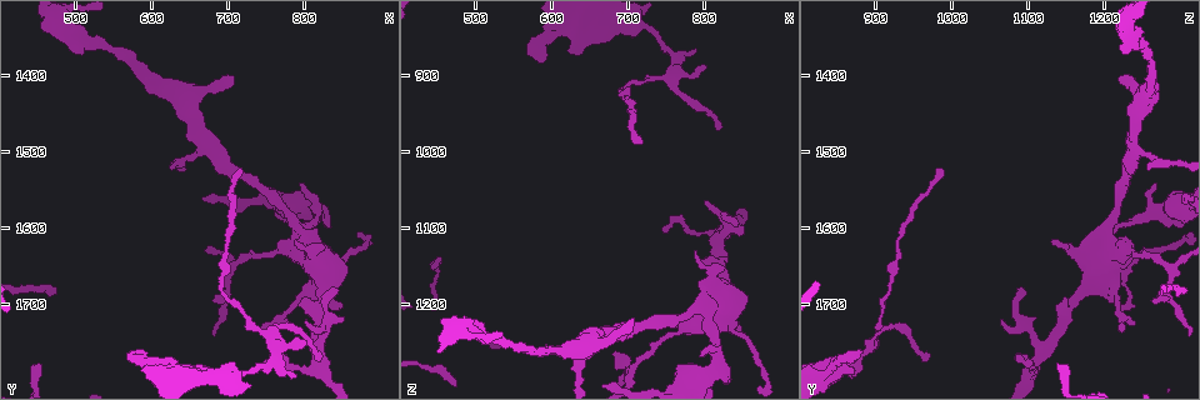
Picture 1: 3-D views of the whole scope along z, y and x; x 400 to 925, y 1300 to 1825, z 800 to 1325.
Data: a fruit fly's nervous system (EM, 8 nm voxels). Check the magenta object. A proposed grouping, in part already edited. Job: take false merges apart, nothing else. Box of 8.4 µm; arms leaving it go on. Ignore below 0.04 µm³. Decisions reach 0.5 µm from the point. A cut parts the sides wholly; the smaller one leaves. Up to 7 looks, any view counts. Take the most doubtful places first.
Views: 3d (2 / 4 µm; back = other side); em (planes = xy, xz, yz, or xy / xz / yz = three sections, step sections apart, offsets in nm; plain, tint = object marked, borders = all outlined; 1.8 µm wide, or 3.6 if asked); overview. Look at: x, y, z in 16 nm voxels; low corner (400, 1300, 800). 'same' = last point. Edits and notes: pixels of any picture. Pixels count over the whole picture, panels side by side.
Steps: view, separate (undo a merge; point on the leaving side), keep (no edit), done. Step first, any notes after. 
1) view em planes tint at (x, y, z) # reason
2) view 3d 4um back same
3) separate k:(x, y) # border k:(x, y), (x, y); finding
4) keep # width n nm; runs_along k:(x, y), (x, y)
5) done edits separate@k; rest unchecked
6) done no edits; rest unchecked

view em yz step 16 tint at (800, 1635, 1215)

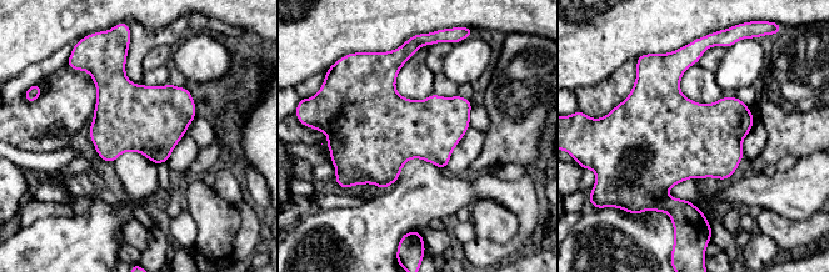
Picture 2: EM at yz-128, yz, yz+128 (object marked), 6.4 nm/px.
view em planes borders same

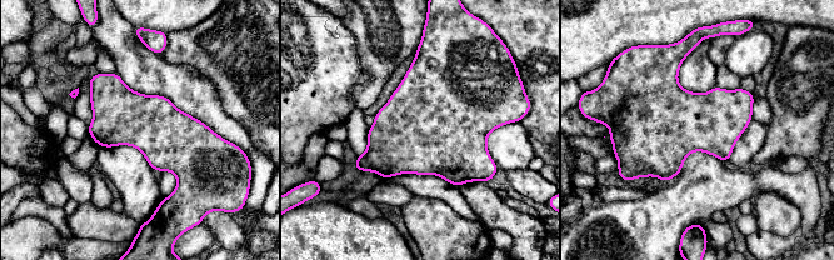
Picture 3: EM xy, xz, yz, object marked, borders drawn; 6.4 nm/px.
keep # all the same cell

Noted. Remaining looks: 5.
view em 3.6um planes tint at (630, 1785, 835) # abrupt turn

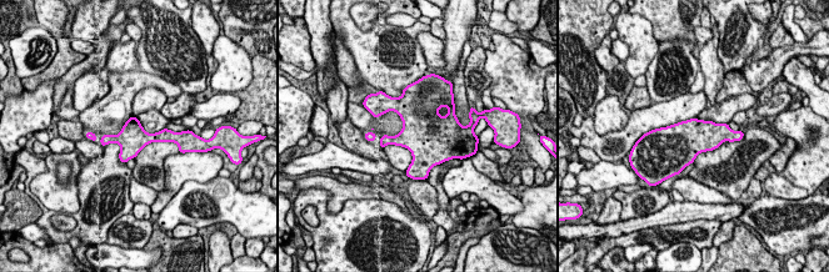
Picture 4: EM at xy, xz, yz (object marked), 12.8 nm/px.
keep # width 360 nm; one cell here

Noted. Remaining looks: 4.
view 3d 4um at (650, 1435, 1245) # branch point

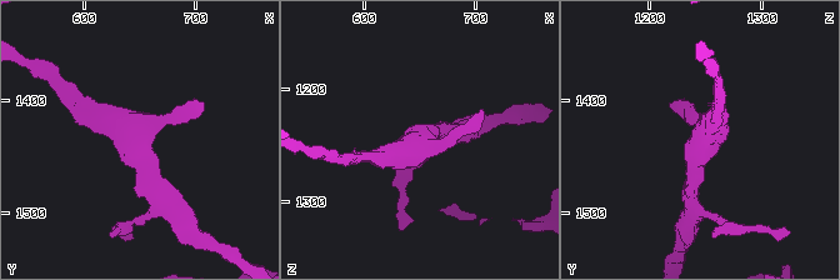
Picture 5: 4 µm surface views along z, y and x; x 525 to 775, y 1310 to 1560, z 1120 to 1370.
view em planes tint at (646, 1432, 1248) # need the tissue

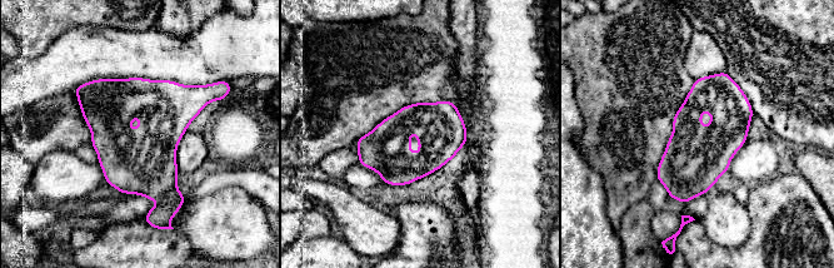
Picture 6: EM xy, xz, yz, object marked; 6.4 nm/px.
keep # width 320 nm; continuous, no second cell

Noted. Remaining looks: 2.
done no edits; rest unchecked

